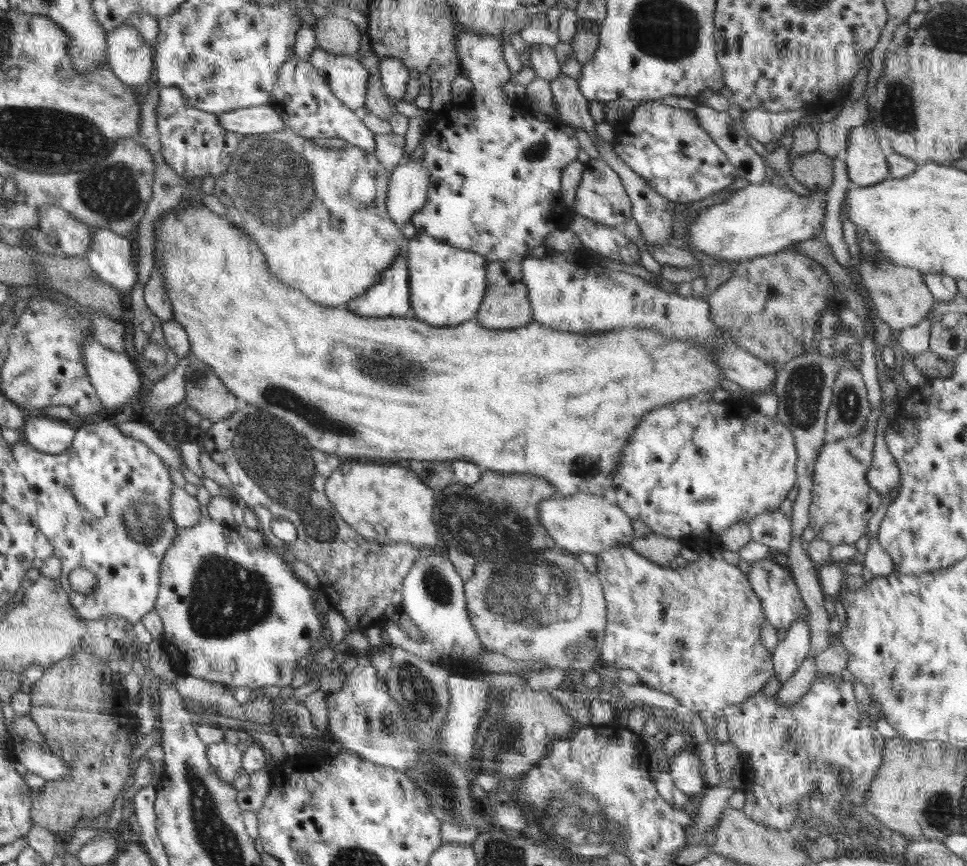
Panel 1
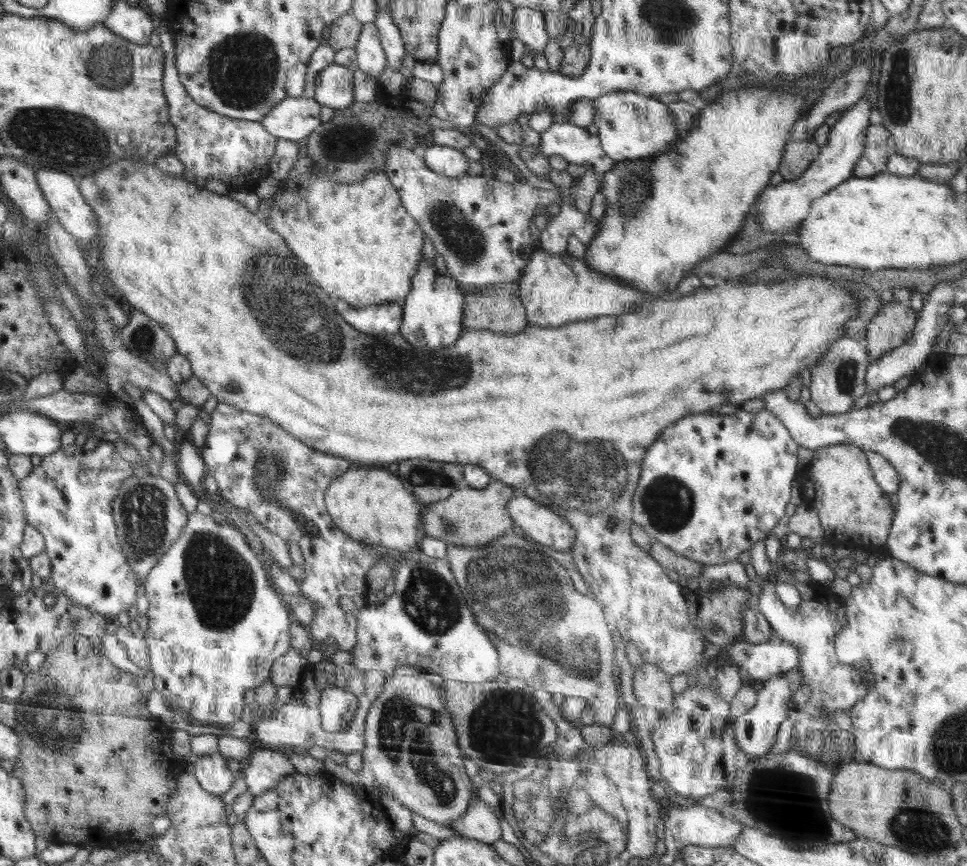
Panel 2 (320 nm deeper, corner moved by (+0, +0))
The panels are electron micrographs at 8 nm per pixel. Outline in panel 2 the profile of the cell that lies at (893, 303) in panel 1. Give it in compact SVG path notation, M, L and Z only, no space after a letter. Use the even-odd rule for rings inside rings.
M890 301L879 309L867 326L863 342L870 363L902 346L916 325L917 313L910 305Z

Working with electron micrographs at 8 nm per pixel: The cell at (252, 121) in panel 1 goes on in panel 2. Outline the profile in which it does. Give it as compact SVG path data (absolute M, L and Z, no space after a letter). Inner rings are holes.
M288 97L276 104L260 122L276 138L294 142L312 134L322 123L320 106L314 99Z

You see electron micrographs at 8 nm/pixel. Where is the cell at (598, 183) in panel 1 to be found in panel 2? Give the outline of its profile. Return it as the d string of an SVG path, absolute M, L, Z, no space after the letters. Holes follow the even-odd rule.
M401 146L387 152L384 172L398 189L404 207L432 240L434 250L444 258L448 274L466 293L481 292L488 285L518 284L524 275L527 258L536 251L529 229L534 209L552 202L575 206L569 189L537 189L528 182L508 183L484 175L449 177L438 174L425 164L419 151Z

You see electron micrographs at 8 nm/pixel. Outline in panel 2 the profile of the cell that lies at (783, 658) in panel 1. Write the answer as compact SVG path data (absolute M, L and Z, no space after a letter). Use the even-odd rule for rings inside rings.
M784 675L764 680L756 684L756 688L758 691L756 704L733 723L733 732L736 734L735 742L750 761L756 761L768 755L767 752L776 743L779 727L788 718L788 703L794 695L790 682L784 678Z

